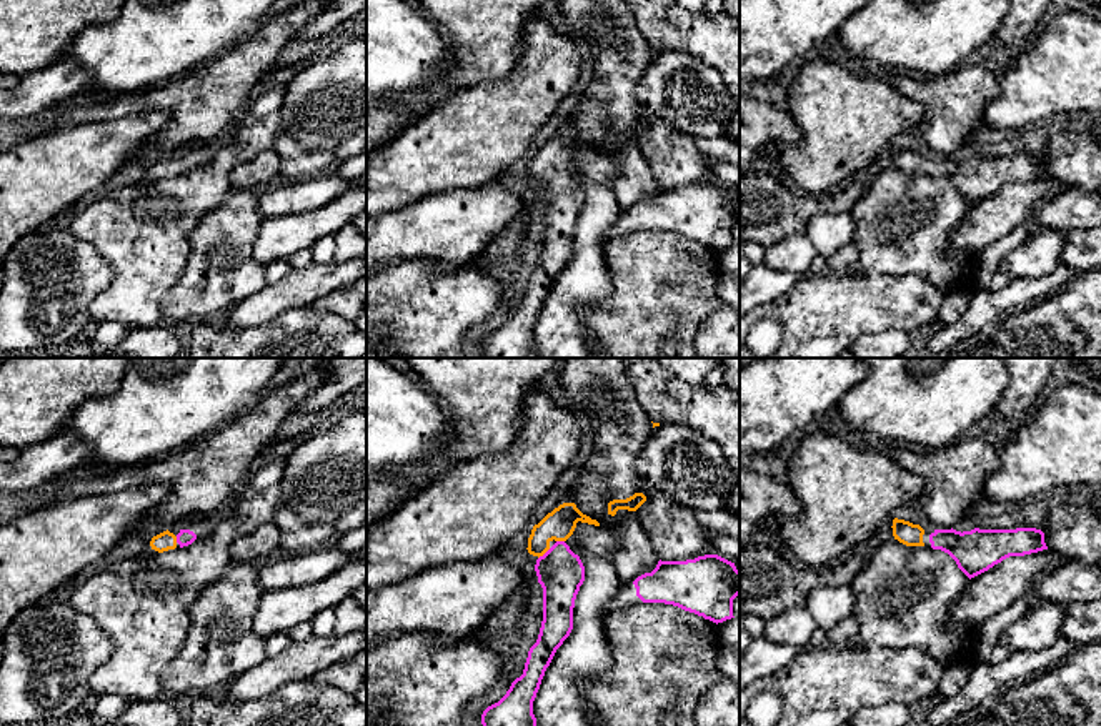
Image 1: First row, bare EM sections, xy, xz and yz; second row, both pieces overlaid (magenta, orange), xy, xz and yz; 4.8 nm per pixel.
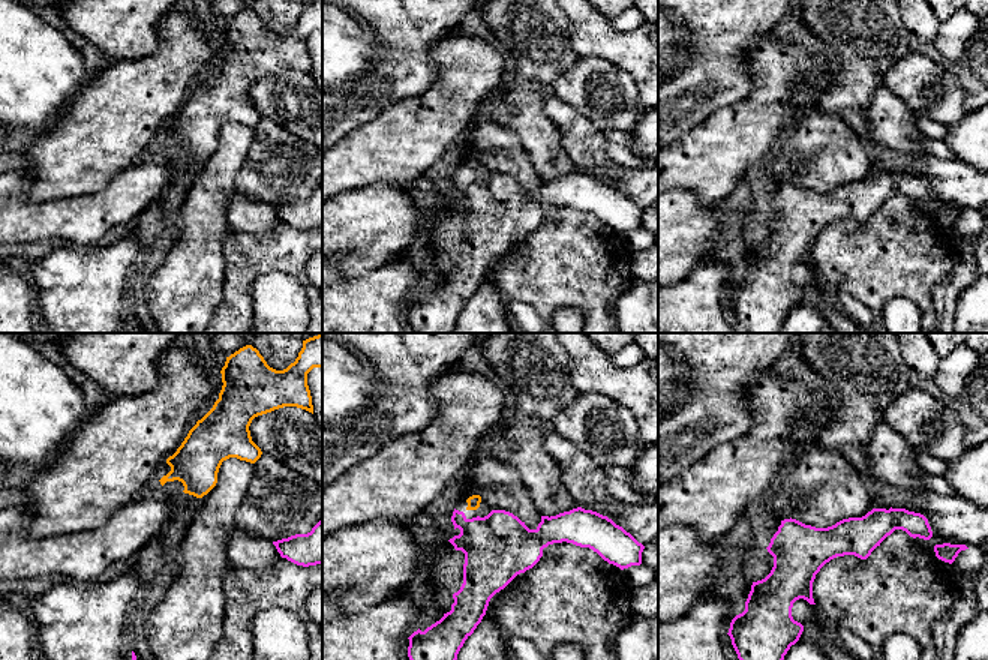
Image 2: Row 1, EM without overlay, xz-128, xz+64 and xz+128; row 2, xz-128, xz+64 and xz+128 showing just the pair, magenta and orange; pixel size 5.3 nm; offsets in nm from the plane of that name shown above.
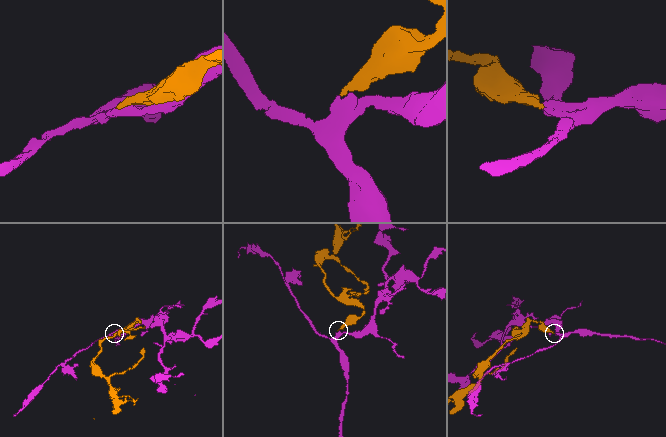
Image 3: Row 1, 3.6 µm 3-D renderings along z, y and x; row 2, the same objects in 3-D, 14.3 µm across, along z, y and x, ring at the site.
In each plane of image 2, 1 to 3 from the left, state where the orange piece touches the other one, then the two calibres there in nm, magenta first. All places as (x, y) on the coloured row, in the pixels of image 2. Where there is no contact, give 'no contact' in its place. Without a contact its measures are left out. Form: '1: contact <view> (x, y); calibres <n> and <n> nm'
1: no contact
2: no contact
3: no contact

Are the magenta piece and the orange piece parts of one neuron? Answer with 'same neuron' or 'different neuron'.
same neuron

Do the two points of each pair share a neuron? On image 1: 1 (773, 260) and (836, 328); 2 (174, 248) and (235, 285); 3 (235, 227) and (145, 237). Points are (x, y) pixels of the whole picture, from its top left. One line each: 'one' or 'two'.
1: two
2: two
3: two

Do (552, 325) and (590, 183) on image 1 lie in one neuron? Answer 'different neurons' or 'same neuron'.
same neuron

